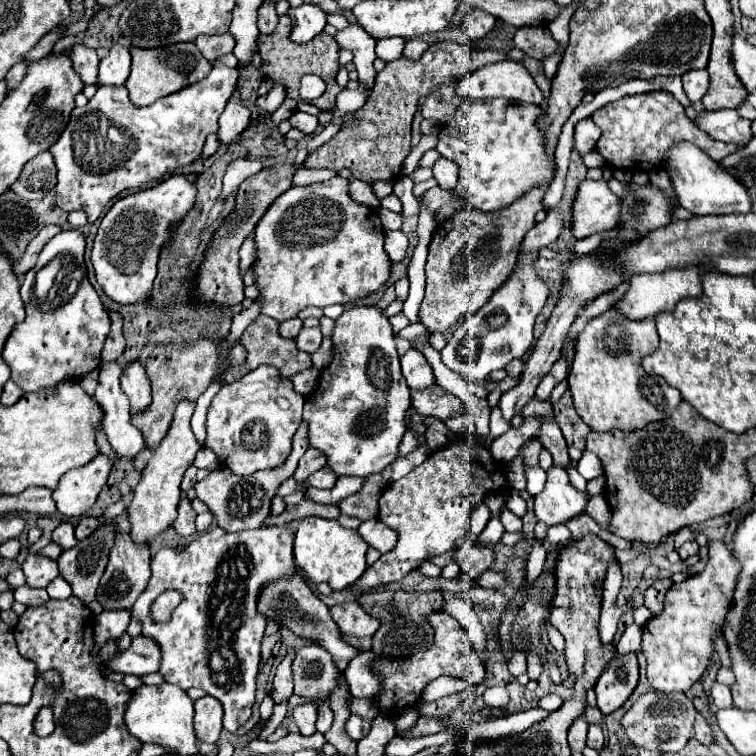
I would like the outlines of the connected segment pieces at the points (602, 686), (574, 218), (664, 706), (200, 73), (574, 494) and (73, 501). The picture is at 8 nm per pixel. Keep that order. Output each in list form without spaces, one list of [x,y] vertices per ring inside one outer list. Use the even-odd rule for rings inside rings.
[[[617,655],[601,673],[595,685],[597,707],[603,715],[609,715],[623,707],[633,689],[637,687],[639,665],[635,655]]]
[[[605,167],[601,181],[585,179],[571,207],[571,225],[575,239],[585,239],[593,233],[609,231],[619,223],[619,197],[611,193],[607,181],[611,171]]]
[[[649,691],[641,695],[633,707],[623,715],[621,725],[635,747],[657,749],[657,751],[681,751],[685,743],[693,737],[693,721],[697,709],[685,693],[657,693]]]
[[[175,43],[169,47],[157,47],[157,49],[139,49],[139,47],[131,47],[131,75],[125,83],[125,87],[129,89],[129,99],[133,105],[145,107],[155,103],[157,99],[177,93],[179,89],[193,85],[197,81],[201,81],[203,77],[207,77],[207,73],[211,71],[213,63],[207,61],[195,43]]]
[[[553,465],[547,471],[545,489],[535,497],[535,515],[547,525],[561,525],[585,513],[587,503],[589,495],[571,485],[565,469]]]
[[[99,453],[87,465],[65,473],[53,491],[53,501],[57,503],[59,513],[57,519],[73,519],[85,515],[93,507],[103,485],[107,483],[109,473],[111,463],[103,453]]]

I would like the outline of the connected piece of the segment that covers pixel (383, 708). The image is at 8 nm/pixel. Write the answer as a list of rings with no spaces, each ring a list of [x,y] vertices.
[[[435,611],[431,613],[431,617],[427,617],[429,625],[435,631],[435,643],[433,647],[429,647],[427,651],[415,651],[411,653],[411,657],[399,657],[399,661],[391,661],[391,657],[379,657],[377,661],[373,661],[371,669],[373,673],[379,675],[381,681],[381,689],[377,693],[377,697],[373,699],[379,713],[387,719],[395,719],[399,717],[405,709],[413,707],[419,699],[423,689],[437,677],[441,675],[451,675],[451,677],[459,677],[463,679],[467,685],[477,685],[485,679],[485,667],[479,661],[467,633],[463,629],[455,629],[453,625],[461,625],[455,617],[451,617],[445,611]]]

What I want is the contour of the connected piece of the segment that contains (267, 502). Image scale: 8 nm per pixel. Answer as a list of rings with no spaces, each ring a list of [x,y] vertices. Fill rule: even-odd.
[[[301,423],[301,427],[297,429],[295,437],[293,437],[293,451],[287,457],[287,461],[271,471],[257,471],[253,475],[241,477],[231,473],[227,467],[219,467],[215,471],[211,471],[203,481],[195,483],[195,491],[197,497],[209,505],[211,513],[217,517],[219,527],[225,531],[243,531],[243,529],[257,529],[261,527],[263,519],[269,515],[269,507],[271,507],[271,499],[277,493],[277,487],[289,479],[293,475],[293,471],[297,469],[299,457],[307,451],[307,423]]]

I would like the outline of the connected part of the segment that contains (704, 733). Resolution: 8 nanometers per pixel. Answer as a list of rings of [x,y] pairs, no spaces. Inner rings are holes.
[[[701,713],[697,715],[697,721],[695,721],[695,739],[697,739],[701,745],[705,745],[705,747],[709,747],[709,745],[713,743],[711,729],[709,729],[709,725],[705,723],[705,719],[701,717]]]

